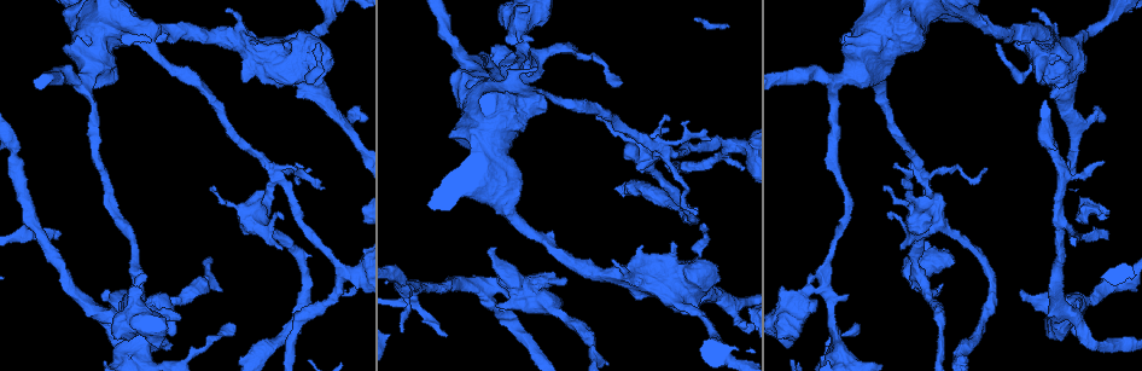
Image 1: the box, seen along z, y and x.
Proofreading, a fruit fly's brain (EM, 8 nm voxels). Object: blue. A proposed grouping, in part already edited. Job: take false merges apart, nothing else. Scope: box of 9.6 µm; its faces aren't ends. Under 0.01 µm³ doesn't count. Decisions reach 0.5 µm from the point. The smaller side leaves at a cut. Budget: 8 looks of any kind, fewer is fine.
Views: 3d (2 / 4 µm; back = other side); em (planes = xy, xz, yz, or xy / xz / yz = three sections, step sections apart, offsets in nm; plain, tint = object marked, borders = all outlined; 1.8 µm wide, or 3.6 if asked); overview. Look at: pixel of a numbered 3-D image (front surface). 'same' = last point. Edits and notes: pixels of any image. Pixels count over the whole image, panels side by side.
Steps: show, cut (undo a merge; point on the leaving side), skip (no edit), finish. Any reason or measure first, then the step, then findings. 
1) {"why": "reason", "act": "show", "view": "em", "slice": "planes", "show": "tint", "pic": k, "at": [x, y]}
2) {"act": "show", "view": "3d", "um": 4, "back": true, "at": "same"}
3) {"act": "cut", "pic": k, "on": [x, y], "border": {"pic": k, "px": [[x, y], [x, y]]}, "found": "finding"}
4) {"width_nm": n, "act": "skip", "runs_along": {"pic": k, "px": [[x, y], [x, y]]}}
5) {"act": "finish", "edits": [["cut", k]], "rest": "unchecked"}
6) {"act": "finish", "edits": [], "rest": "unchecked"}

{"why": "narrows sharply", "act": "show", "view": "3d", "um": 2, "pic": 1, "at": [137, 272]}

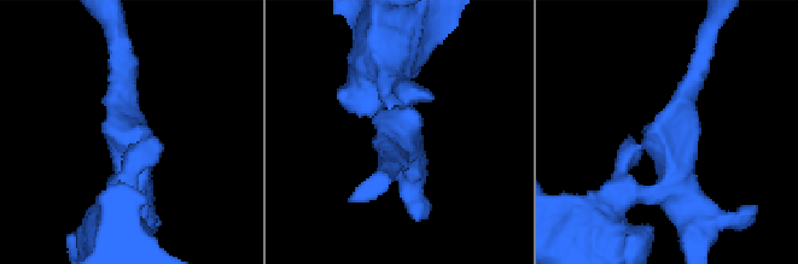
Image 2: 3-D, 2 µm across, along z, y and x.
{"arms": 3, "arm_widths_nm": [180, 220, 260], "act": "show", "view": "em", "slice": "planes", "show": "borders", "pic": 2, "at": [671, 136]}

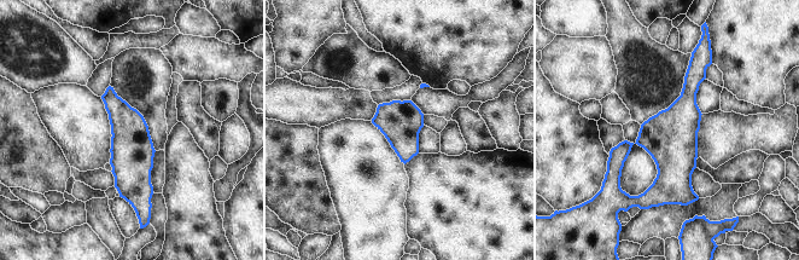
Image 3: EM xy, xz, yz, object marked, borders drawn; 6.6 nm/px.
{"act": "skip", "runs_along": {"pic": 3, "px": [[692, 63], [674, 179], [652, 202]]}, "found": "continuous, no second cell"}

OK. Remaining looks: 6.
{"why": "calibre changes", "act": "show", "view": "em", "slice": "planes", "show": "tint", "pic": 1, "at": [82, 82]}

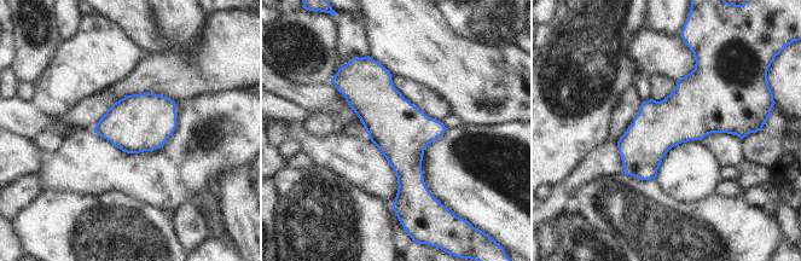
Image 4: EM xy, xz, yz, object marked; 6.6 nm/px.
{"act": "skip", "runs_along": {"pic": 4, "px": [[375, 64], [402, 206]]}, "found": "continuous, no second cell"}

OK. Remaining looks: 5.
{"why": "four or more arms meet", "act": "show", "view": "em", "um": 3.6, "slice": "xy", "step": 16, "show": "tint", "pic": 1, "at": [276, 180]}

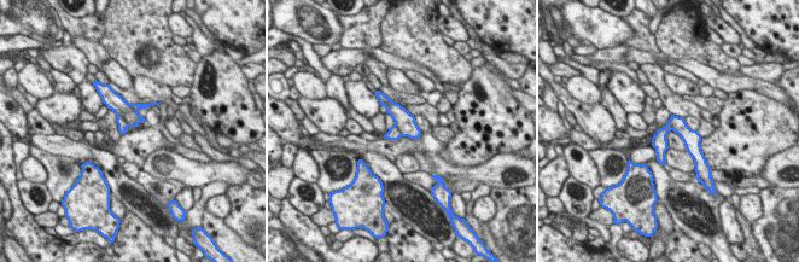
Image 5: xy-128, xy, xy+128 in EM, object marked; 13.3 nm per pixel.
{"why": "cut it another way", "act": "show", "view": "em", "um": 3.6, "slice": "planes", "show": "tint", "at": "same"}

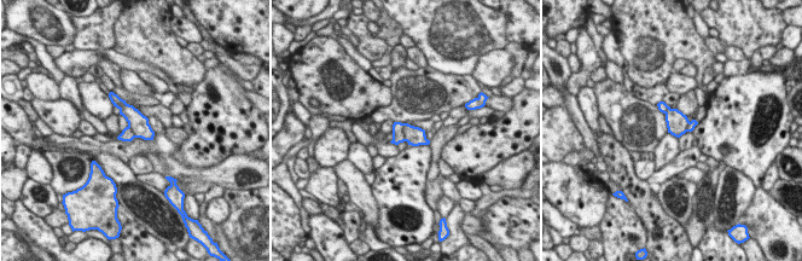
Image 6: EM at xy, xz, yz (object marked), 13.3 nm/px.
{"act": "cut", "pic": 6, "on": [397, 127], "border": {"pic": 6, "px": [[405, 123], [404, 140]]}, "found": "two cells meet here"}

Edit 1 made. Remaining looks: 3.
{"why": "redraw", "act": "show", "view": "overview"}

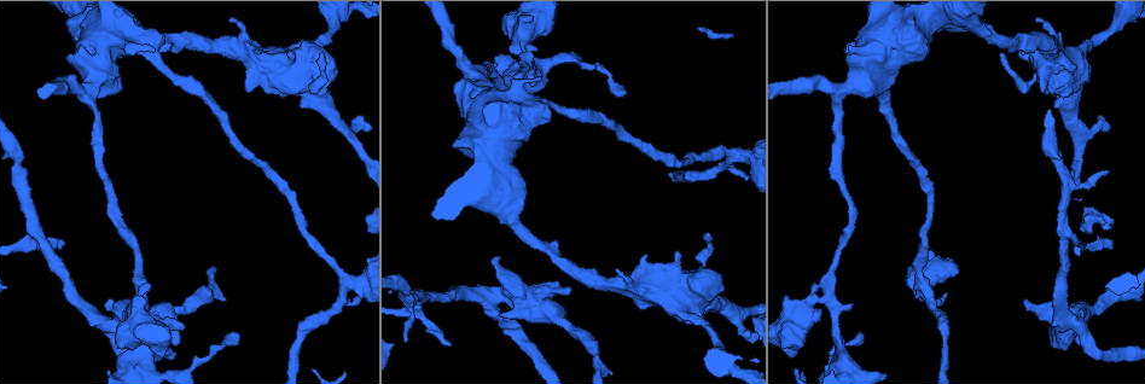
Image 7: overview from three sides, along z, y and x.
{"why": "four or more arms meet", "act": "show", "view": "em", "slice": "xy", "step": 16, "show": "tint", "pic": 7, "at": [1063, 233]}

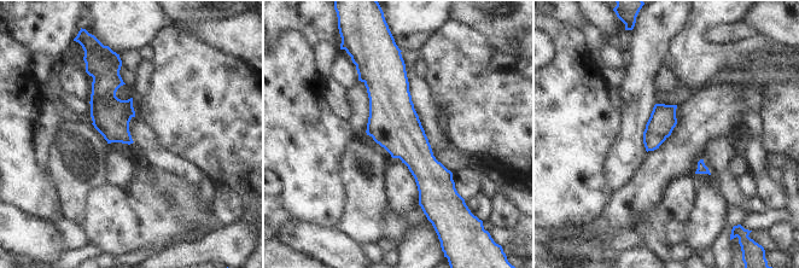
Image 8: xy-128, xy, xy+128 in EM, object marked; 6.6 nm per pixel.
{"act": "skip", "runs_along": {"pic": 8, "px": [[392, 63], [424, 203]]}, "found": "continuous, no second cell"}

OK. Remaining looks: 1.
{"act": "finish", "edits": [["cut", 6]], "rest": "unchecked"}

